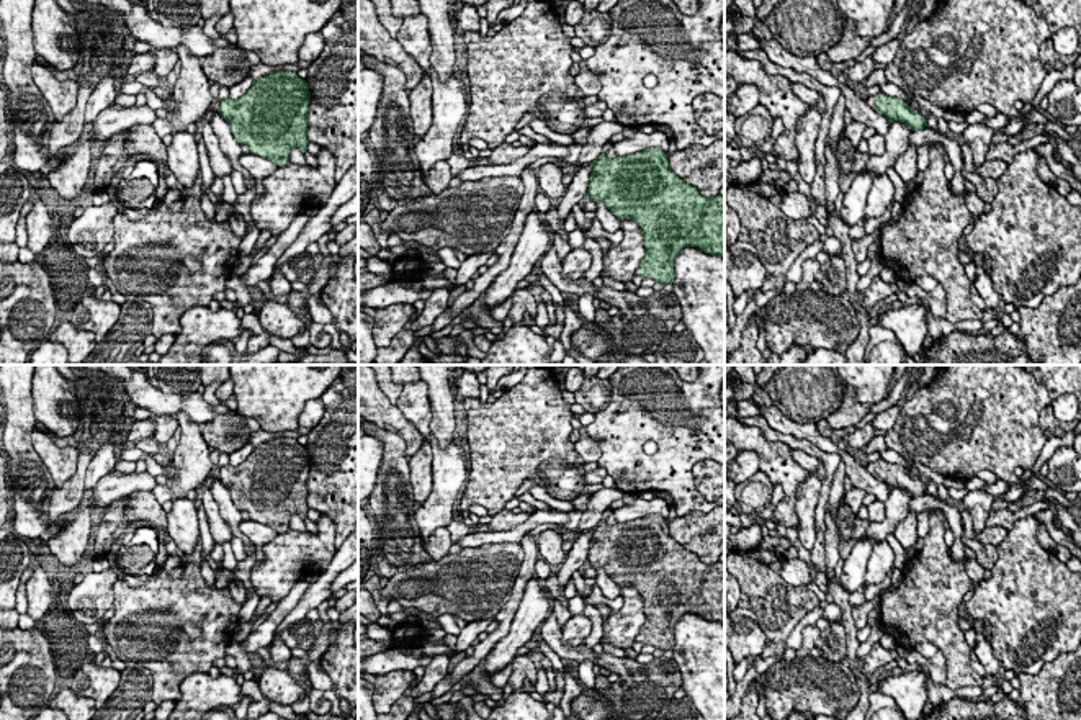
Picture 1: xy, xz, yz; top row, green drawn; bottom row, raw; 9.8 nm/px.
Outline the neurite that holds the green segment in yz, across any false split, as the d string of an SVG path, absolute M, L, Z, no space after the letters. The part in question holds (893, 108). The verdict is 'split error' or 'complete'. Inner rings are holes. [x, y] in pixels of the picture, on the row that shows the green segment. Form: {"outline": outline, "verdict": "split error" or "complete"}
{"outline": "M880 93L875 97L865 97L865 103L878 115L883 115L890 123L904 123L911 131L919 131L927 126L926 118L913 111L901 98Z", "verdict": "split error"}

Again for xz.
{"outline": "M644 149L615 159L602 154L590 169L589 198L603 201L618 219L636 221L643 232L646 255L635 275L662 285L674 283L674 259L684 247L697 247L724 259L724 196L702 196L695 187L671 170L662 149Z", "verdict": "complete"}

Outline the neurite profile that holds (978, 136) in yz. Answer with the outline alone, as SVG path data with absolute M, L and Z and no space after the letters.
M985 123L968 124L962 134L962 142L971 149L973 165L981 167L986 160L986 152L991 146L994 129Z

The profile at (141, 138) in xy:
M147 123L126 129L124 151L132 157L137 154L150 154L160 165L167 160L167 146L157 136L154 126Z

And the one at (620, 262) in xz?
M625 218L618 219L623 231L623 241L617 245L610 242L610 249L603 255L603 270L600 277L608 277L617 281L631 281L646 249L643 245L643 232L636 221Z

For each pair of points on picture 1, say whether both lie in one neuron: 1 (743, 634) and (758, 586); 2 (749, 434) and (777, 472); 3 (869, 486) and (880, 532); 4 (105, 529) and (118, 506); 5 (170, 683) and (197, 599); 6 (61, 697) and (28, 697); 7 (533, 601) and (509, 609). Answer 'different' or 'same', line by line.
1: different
2: same
3: different
4: same
5: same
6: different
7: different

